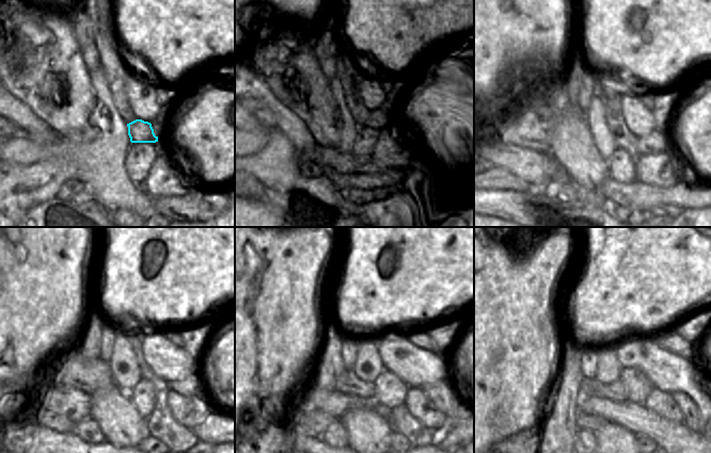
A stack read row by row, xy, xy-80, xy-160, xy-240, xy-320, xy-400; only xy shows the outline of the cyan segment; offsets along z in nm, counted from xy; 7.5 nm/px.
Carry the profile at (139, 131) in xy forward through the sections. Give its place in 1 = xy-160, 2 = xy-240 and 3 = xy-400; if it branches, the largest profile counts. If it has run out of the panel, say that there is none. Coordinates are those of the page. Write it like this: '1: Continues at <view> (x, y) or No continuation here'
1: Continues at xy-160 (656, 142)
2: Continues at xy-240 (190, 386)
3: Continues at xy-400 (691, 414).

